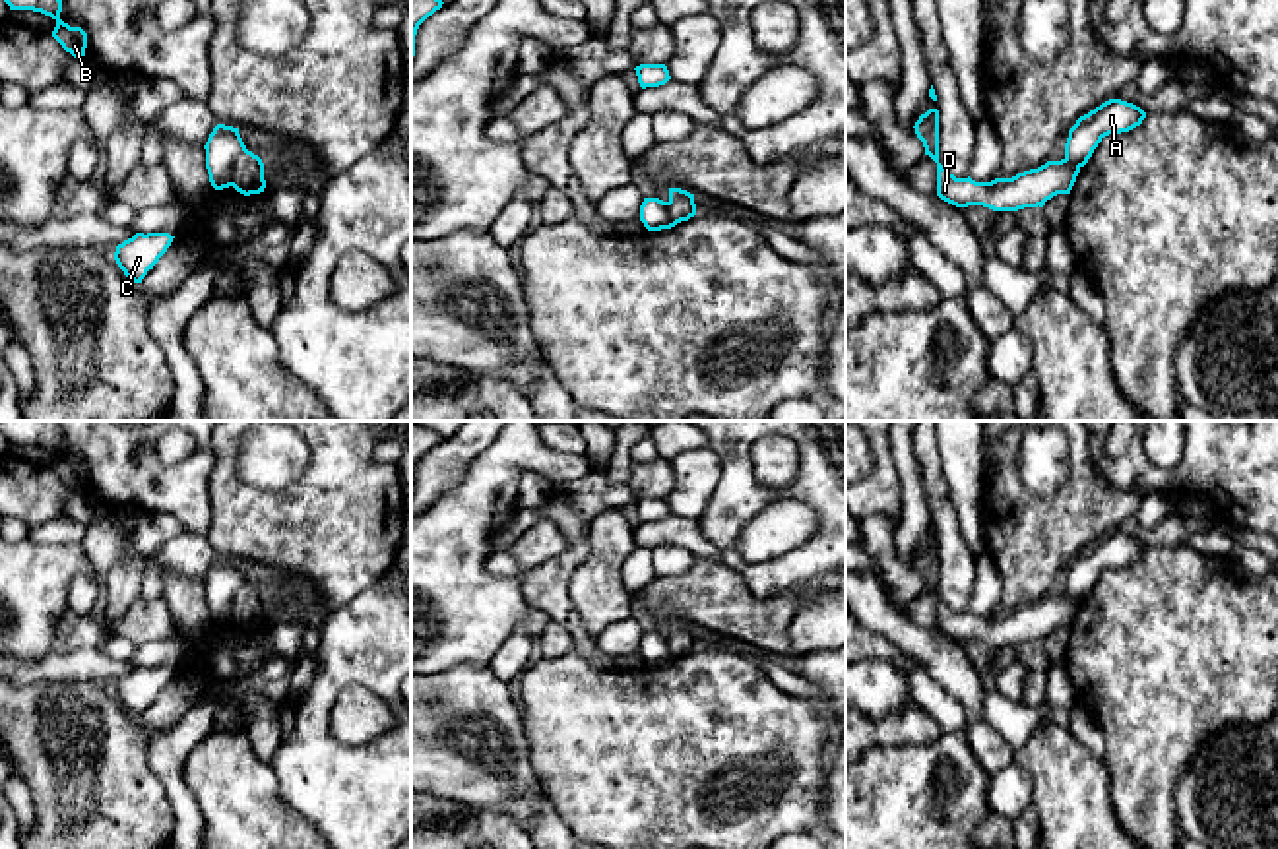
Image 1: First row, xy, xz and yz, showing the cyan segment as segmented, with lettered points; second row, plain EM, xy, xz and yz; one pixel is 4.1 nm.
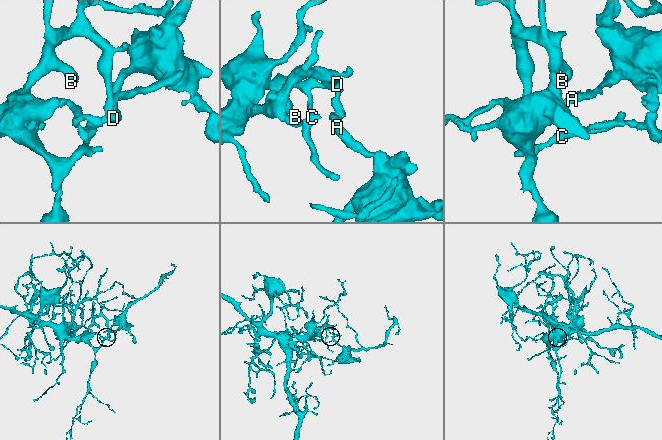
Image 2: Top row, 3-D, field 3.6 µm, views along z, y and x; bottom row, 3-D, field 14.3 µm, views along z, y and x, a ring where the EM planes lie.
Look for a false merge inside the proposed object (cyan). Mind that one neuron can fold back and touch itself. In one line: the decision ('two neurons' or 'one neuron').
two neurons

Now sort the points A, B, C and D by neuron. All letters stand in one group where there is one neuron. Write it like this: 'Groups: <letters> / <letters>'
Groups: A / B C D

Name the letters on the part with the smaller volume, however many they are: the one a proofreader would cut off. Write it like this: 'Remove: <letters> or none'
Remove: A

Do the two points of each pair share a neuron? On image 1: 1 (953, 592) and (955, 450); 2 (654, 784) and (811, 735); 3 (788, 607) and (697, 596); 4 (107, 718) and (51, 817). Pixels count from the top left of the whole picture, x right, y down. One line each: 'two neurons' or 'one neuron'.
1: two neurons
2: one neuron
3: one neuron
4: one neuron

